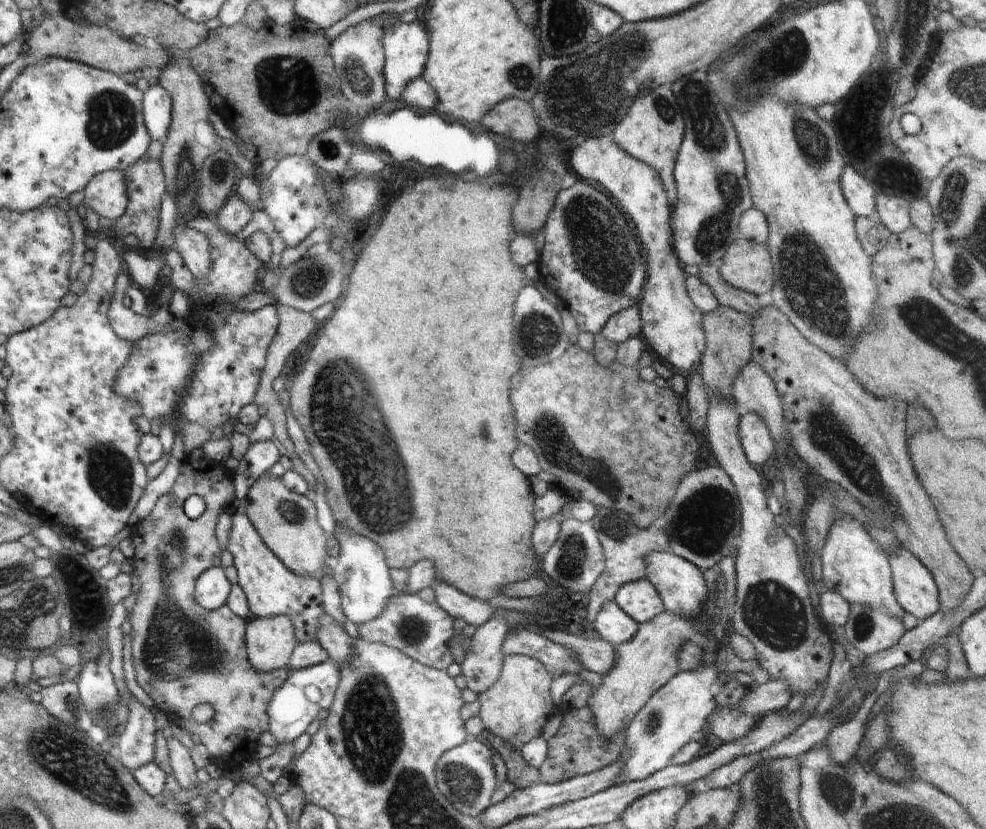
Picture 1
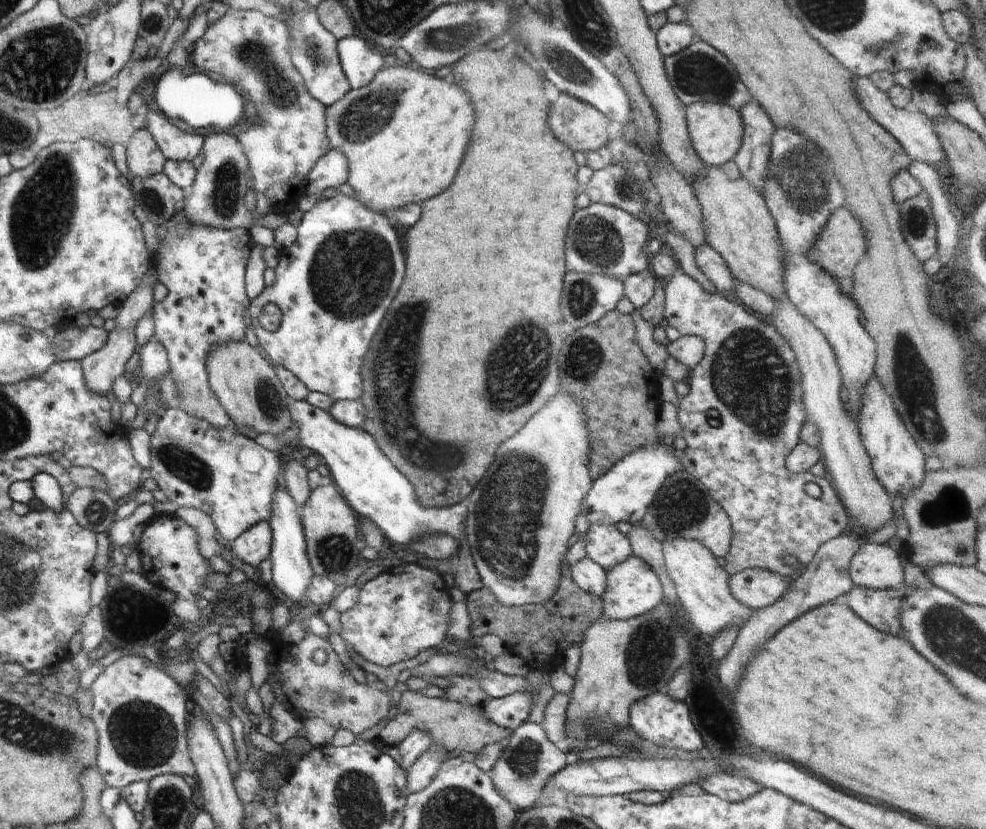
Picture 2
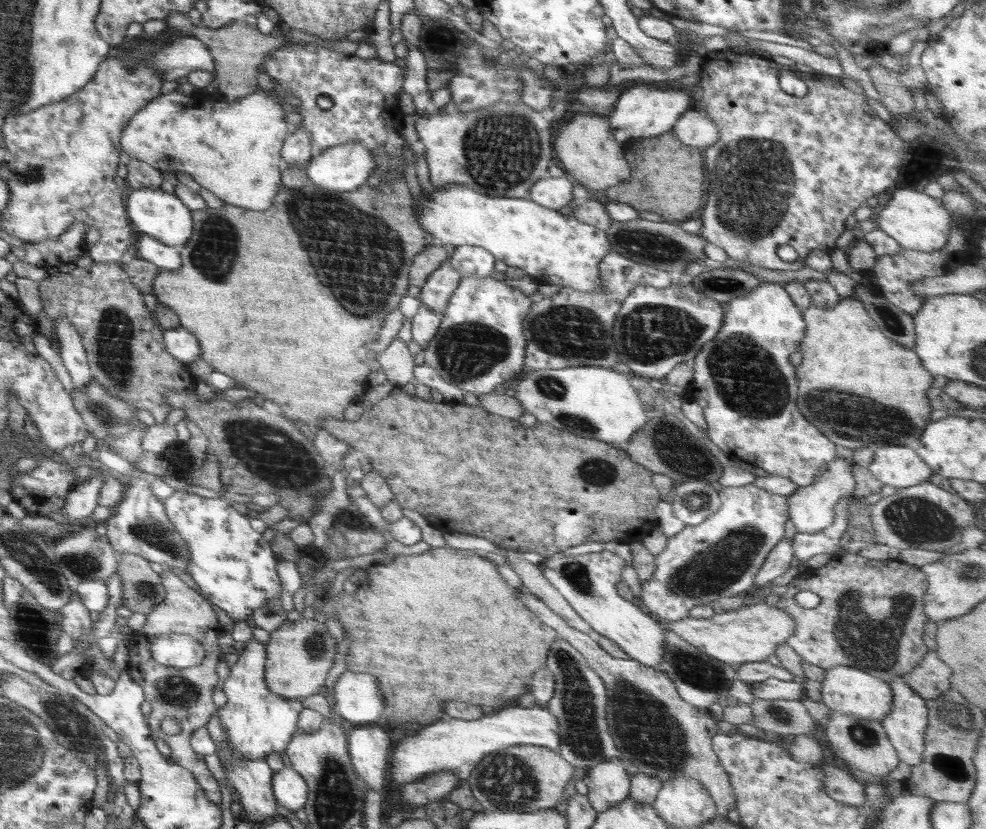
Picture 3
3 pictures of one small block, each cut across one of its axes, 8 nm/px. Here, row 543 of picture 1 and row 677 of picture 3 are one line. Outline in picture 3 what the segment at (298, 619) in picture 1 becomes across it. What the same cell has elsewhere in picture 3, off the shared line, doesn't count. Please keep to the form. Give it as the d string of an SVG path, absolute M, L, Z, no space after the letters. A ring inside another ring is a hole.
M249 640L246 642L244 650L238 656L237 660L230 666L230 676L222 682L224 694L226 697L226 705L217 709L220 724L224 728L224 738L226 741L222 743L222 749L218 751L220 762L228 762L232 764L232 758L236 760L260 760L264 756L268 756L270 752L283 753L286 745L292 740L292 736L296 733L297 720L300 712L306 708L320 712L324 718L330 720L330 704L322 693L316 693L308 698L300 700L288 700L270 692L270 688L266 686L266 678L264 678L266 662L265 644L258 640Z

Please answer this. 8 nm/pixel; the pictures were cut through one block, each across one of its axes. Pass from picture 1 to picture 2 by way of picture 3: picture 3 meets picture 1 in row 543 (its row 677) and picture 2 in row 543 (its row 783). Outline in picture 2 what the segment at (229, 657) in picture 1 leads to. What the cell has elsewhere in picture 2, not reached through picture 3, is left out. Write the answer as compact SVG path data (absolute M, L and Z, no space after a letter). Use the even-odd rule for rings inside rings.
M191 506L179 507L174 515L182 518L188 526L192 526L198 532L198 544L200 544L200 554L204 558L212 558L226 554L226 550L216 540L216 526L213 520L200 509L192 508Z

